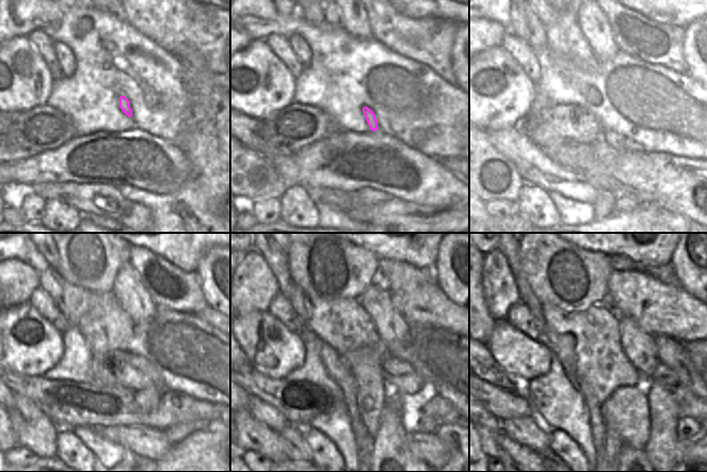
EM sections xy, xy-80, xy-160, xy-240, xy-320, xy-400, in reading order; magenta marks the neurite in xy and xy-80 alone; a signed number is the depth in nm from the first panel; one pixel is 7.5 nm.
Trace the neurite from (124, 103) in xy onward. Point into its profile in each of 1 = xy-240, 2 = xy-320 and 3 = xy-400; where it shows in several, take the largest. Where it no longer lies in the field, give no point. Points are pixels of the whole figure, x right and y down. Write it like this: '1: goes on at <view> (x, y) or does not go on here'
1: goes on at xy-240 (147, 399)
2: goes on at xy-320 (389, 449)
3: goes on at xy-400 (625, 450)

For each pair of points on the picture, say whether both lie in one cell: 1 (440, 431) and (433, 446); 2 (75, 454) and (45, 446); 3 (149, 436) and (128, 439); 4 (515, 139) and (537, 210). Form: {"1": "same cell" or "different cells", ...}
{"1": "different cells", "2": "different cells", "3": "same cell", "4": "different cells"}

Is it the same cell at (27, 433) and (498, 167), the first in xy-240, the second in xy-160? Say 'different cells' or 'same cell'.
same cell

